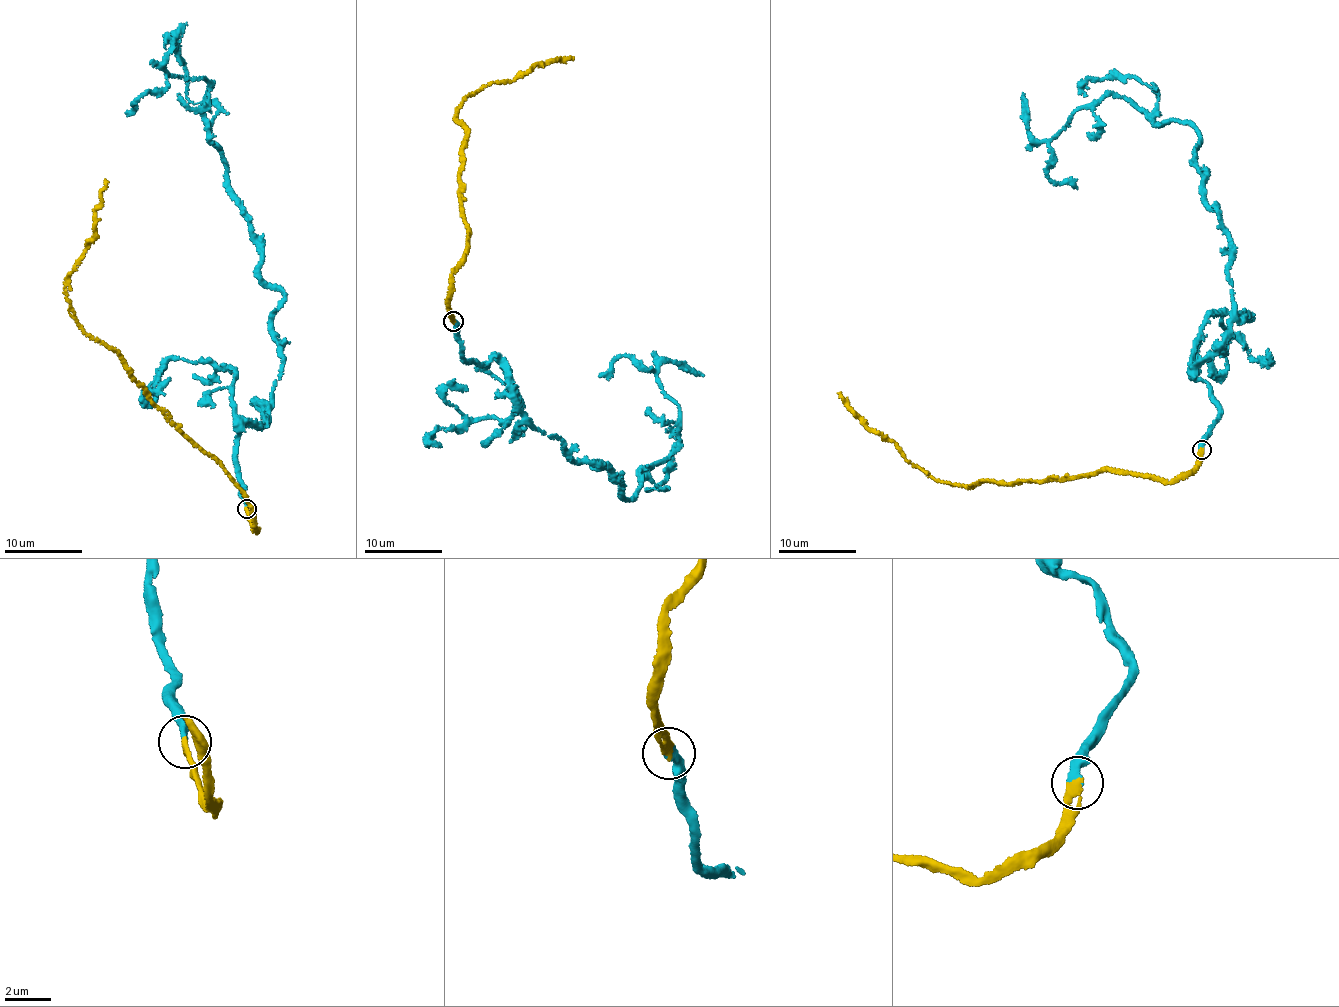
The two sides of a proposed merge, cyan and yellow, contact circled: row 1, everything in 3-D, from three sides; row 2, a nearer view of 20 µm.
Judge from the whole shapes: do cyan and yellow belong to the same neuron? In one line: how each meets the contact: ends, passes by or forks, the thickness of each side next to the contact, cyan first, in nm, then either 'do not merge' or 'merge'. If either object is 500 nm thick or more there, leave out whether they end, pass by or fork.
cyan ends; yellow ends; calibres 320 and 320 nm; merge

